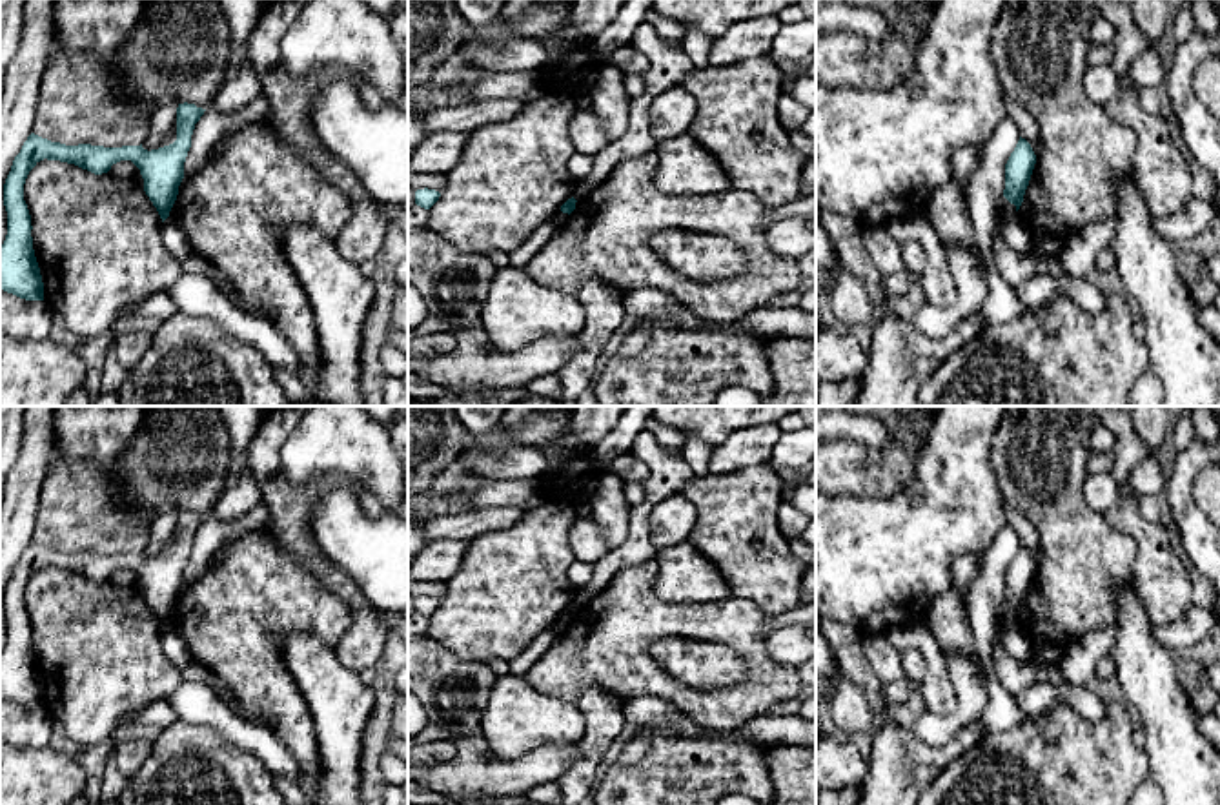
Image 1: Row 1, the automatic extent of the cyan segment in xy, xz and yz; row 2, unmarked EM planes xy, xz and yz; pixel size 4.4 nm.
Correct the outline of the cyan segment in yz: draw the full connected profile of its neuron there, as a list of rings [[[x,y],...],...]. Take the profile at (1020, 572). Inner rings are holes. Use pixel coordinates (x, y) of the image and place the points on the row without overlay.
[[[1020,545],[1014,559],[1005,572],[1005,597],[1003,605],[1020,617],[1023,610],[1025,597],[1029,594],[1032,577],[1036,572],[1036,563],[1031,552]]]

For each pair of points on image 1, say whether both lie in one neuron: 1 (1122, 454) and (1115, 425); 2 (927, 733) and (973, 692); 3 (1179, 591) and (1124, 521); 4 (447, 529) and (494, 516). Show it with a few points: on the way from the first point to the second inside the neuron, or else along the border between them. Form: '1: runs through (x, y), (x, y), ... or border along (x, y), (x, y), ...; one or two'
1: runs through (1122, 447), (1122, 432); one
2: runs through (940, 729), (947, 727), (969, 705); one
3: runs through (1160, 572), (1155, 567), (1153, 547), (1142, 536); one
4: runs through (457, 525), (483, 521); one

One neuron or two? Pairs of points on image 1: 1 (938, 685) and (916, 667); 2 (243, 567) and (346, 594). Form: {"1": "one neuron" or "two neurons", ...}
{"1": "two neurons", "2": "two neurons"}

